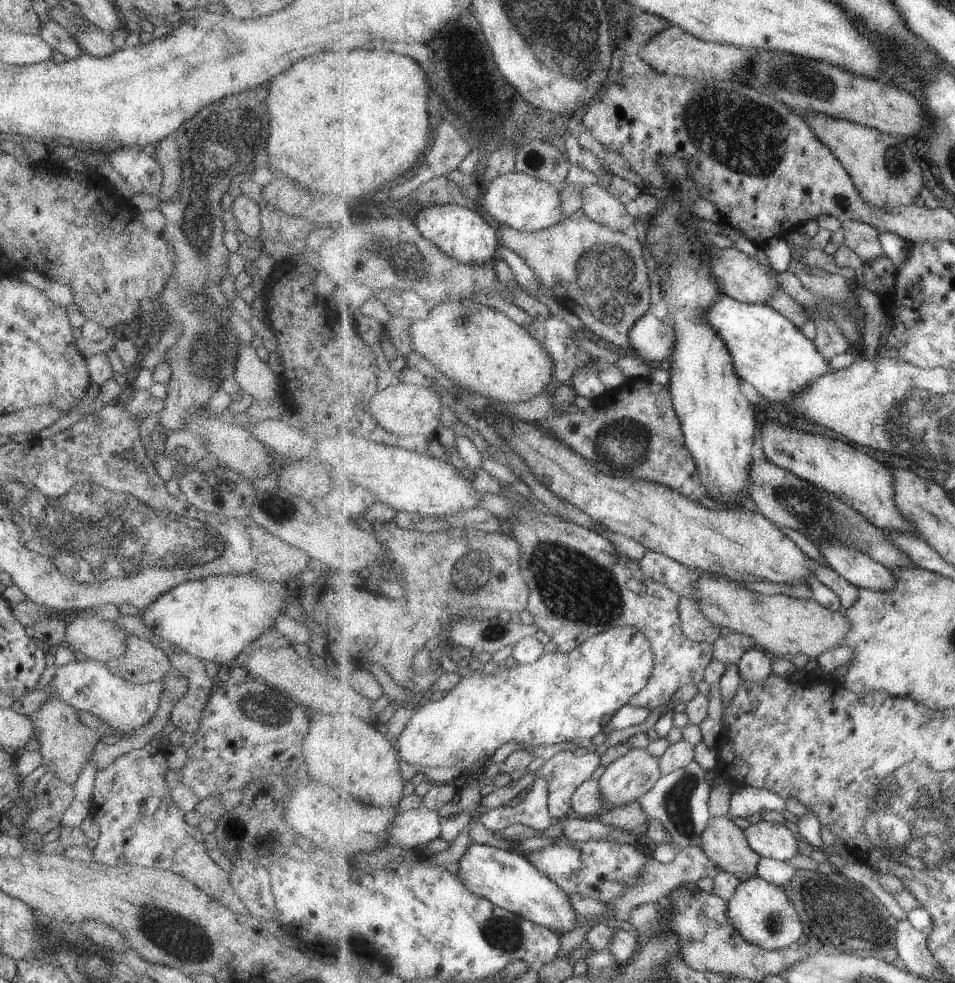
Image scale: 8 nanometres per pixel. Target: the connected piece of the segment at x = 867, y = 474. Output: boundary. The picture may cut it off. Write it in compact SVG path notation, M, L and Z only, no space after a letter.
M769 422L767 426L761 424L760 436L765 458L774 462L777 466L785 470L790 470L795 476L804 478L811 482L811 484L815 484L815 486L824 488L827 492L843 498L849 506L853 506L855 510L859 511L859 514L863 514L871 524L875 524L879 528L884 530L899 530L899 532L911 532L911 534L918 536L915 526L903 516L903 512L895 504L896 490L893 472L891 472L889 466L882 463L879 459L873 458L872 455L866 454L858 446L851 446L847 442L833 440L825 436L821 437L819 434L812 434L810 432L801 432L801 430L789 430L787 426L781 426L781 424L775 424L775 422Z

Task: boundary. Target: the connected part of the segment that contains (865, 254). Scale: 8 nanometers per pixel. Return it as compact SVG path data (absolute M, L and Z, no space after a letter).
M861 221L844 222L841 226L844 229L843 243L863 260L863 264L871 264L873 260L885 256L879 242L882 232L878 228Z

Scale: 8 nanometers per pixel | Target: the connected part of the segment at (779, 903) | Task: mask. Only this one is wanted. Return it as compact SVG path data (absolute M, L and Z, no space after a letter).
M759 876L741 883L735 896L728 901L730 919L747 942L761 946L763 950L779 950L794 945L803 934L803 924L795 910L795 902L789 900L781 886L771 884Z

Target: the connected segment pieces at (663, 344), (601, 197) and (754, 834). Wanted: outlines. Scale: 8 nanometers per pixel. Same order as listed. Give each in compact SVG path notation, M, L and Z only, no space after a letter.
M651 313L639 319L631 330L630 338L631 352L651 362L671 361L677 344L673 323L663 322Z
M585 185L583 192L583 210L591 220L610 226L613 230L632 232L633 212L631 207L613 198L605 188L595 185Z
M762 820L750 824L744 832L751 848L762 857L787 862L799 854L799 841L802 839L793 826Z

